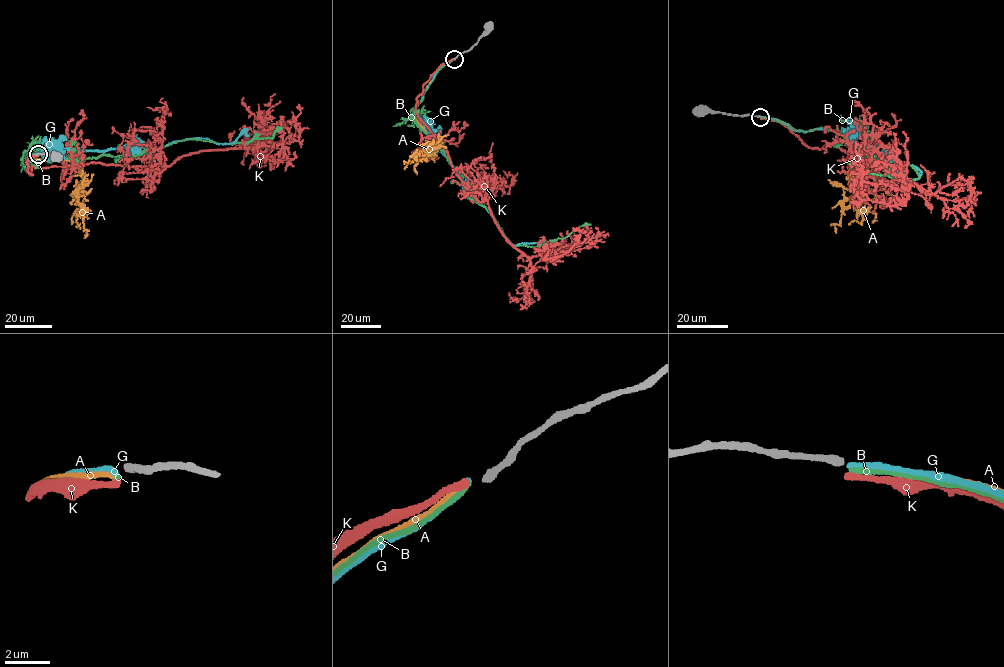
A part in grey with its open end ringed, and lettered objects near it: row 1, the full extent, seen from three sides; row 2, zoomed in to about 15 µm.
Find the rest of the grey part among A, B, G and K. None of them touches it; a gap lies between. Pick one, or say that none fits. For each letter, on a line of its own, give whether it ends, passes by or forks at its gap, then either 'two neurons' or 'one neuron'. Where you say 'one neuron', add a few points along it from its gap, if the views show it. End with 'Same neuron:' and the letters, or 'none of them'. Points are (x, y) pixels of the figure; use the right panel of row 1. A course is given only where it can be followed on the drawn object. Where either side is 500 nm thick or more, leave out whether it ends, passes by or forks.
A: it ends there; two neurons
B: it ends there; two neurons
G: it ends there; one neuron; it runs (761, 117), (803, 131), (854, 130), (897, 166), (912, 166), (921, 174), (907, 179), (898, 168), (900, 174)
K: it ends there; two neurons
Same neuron: G

